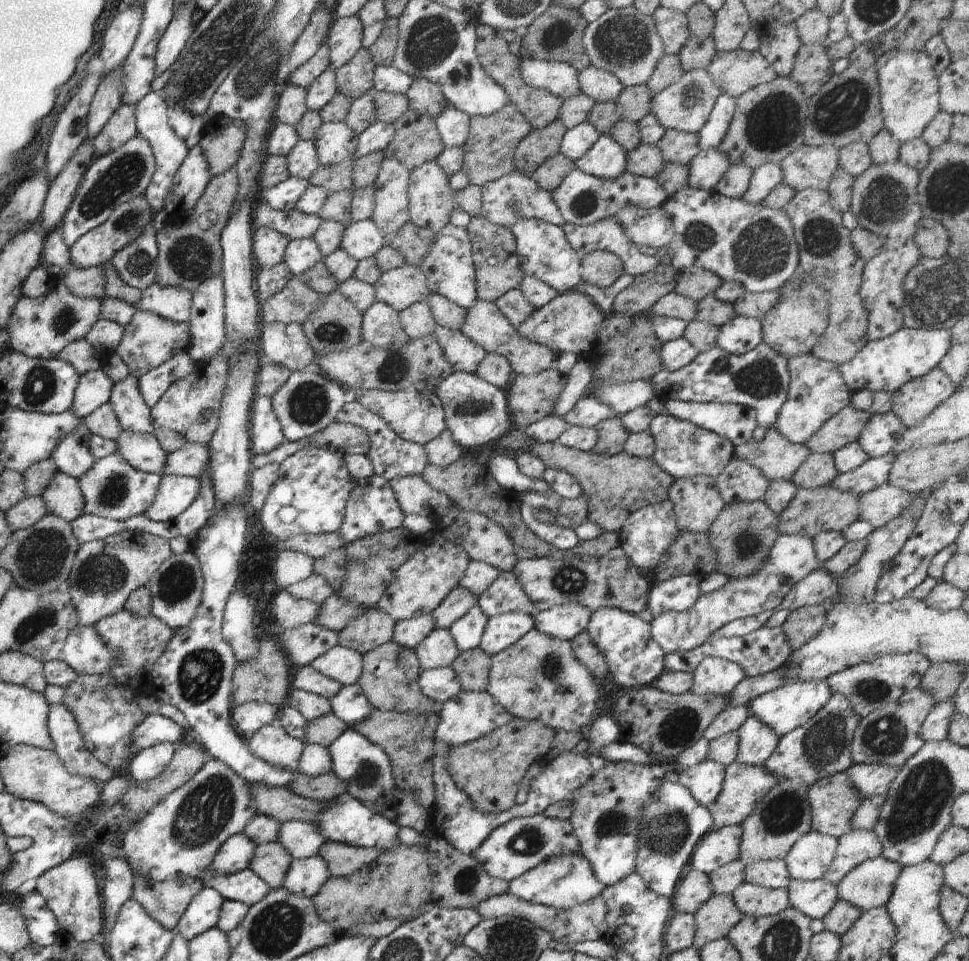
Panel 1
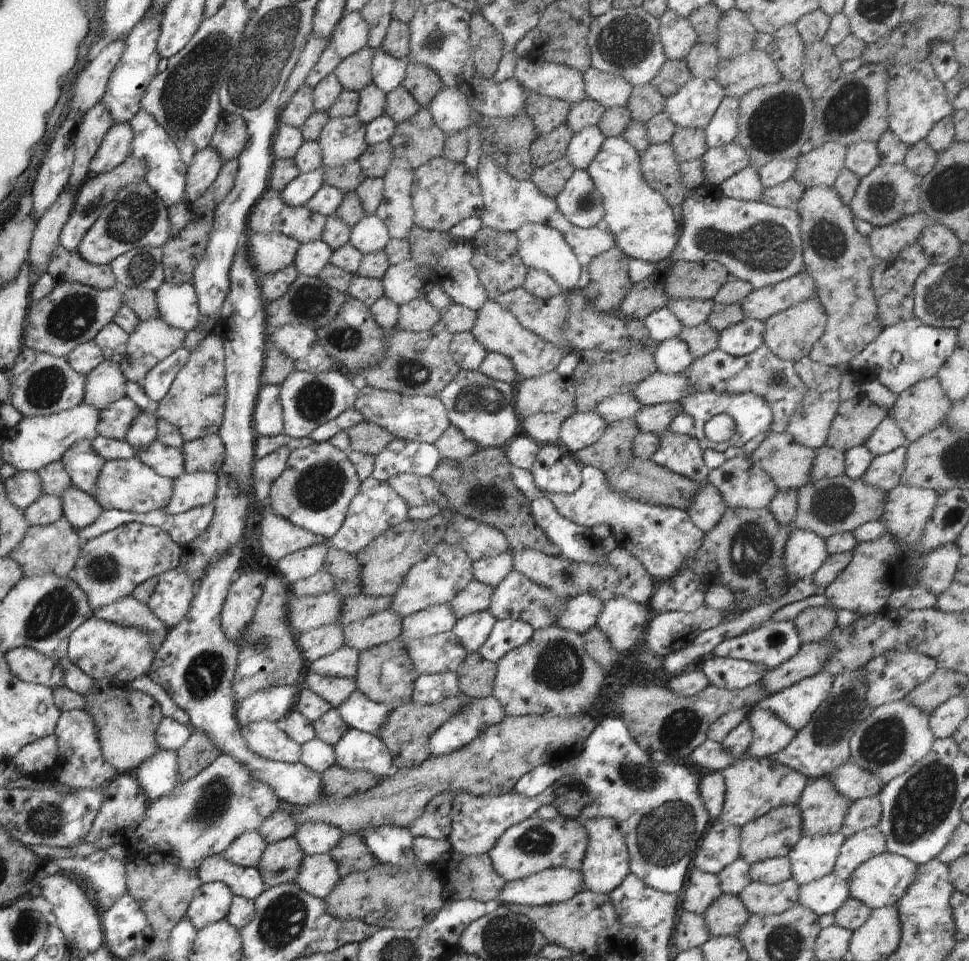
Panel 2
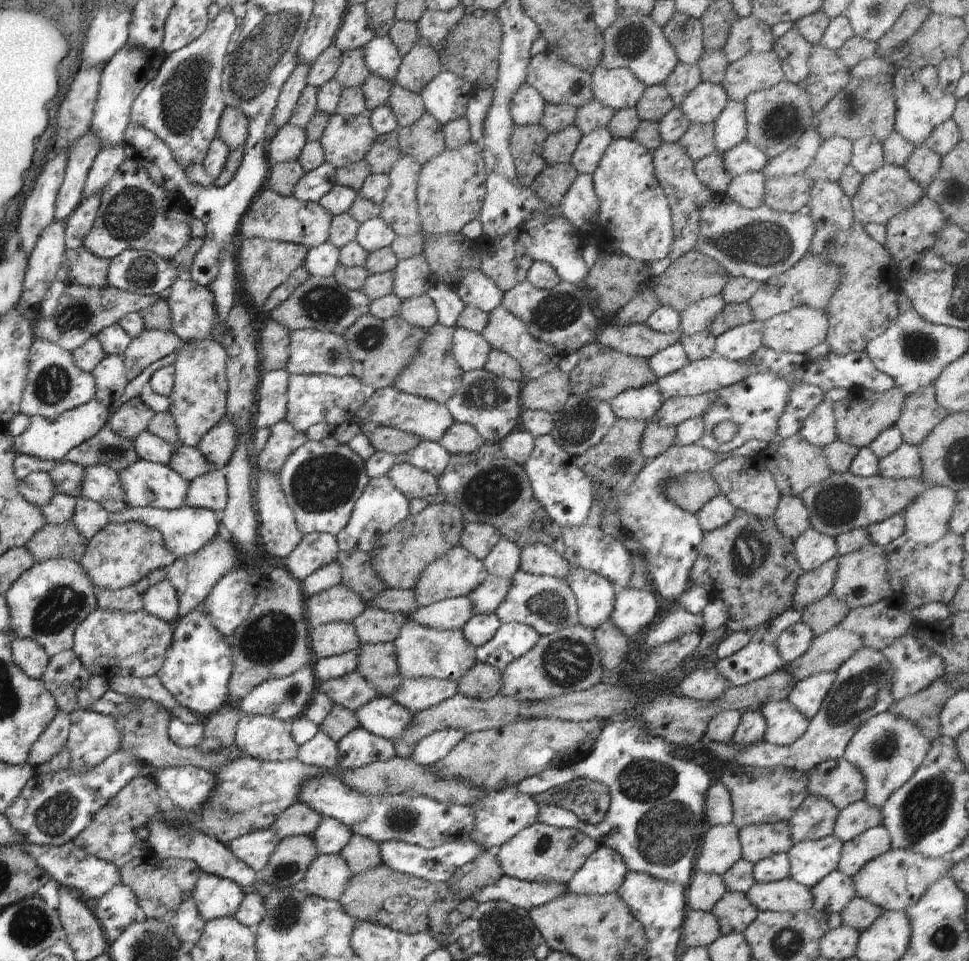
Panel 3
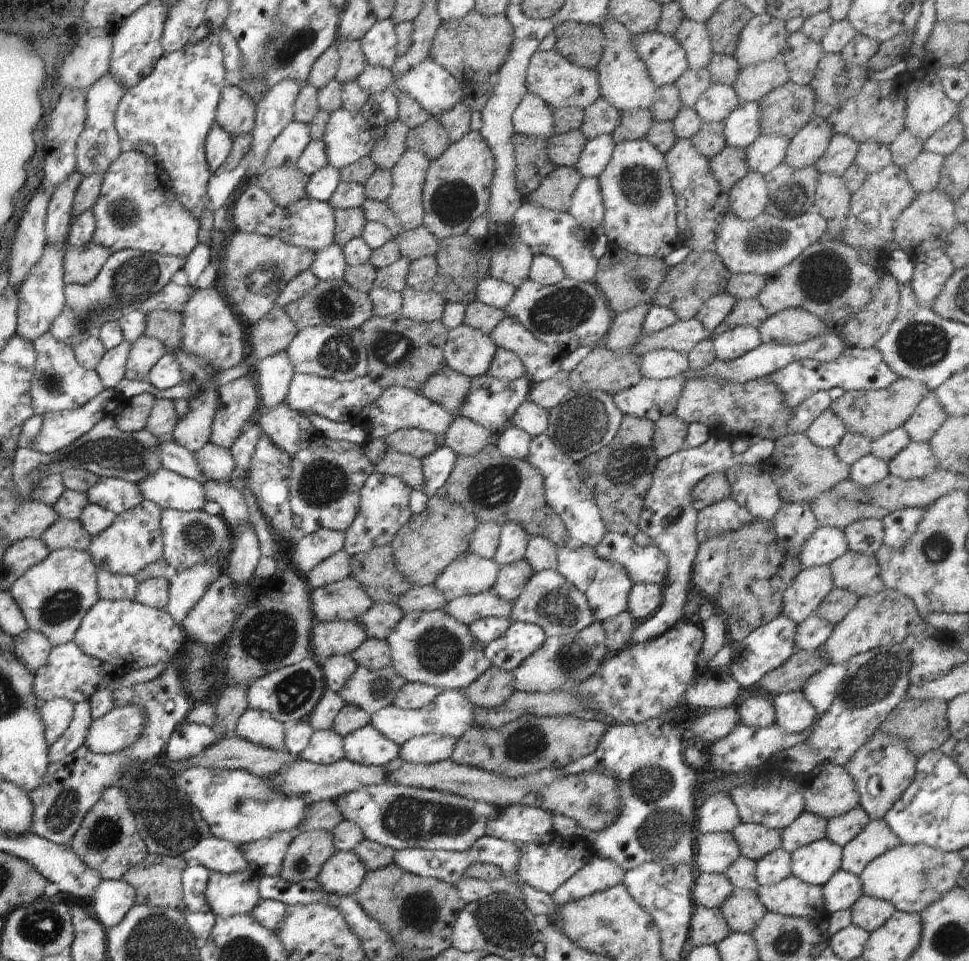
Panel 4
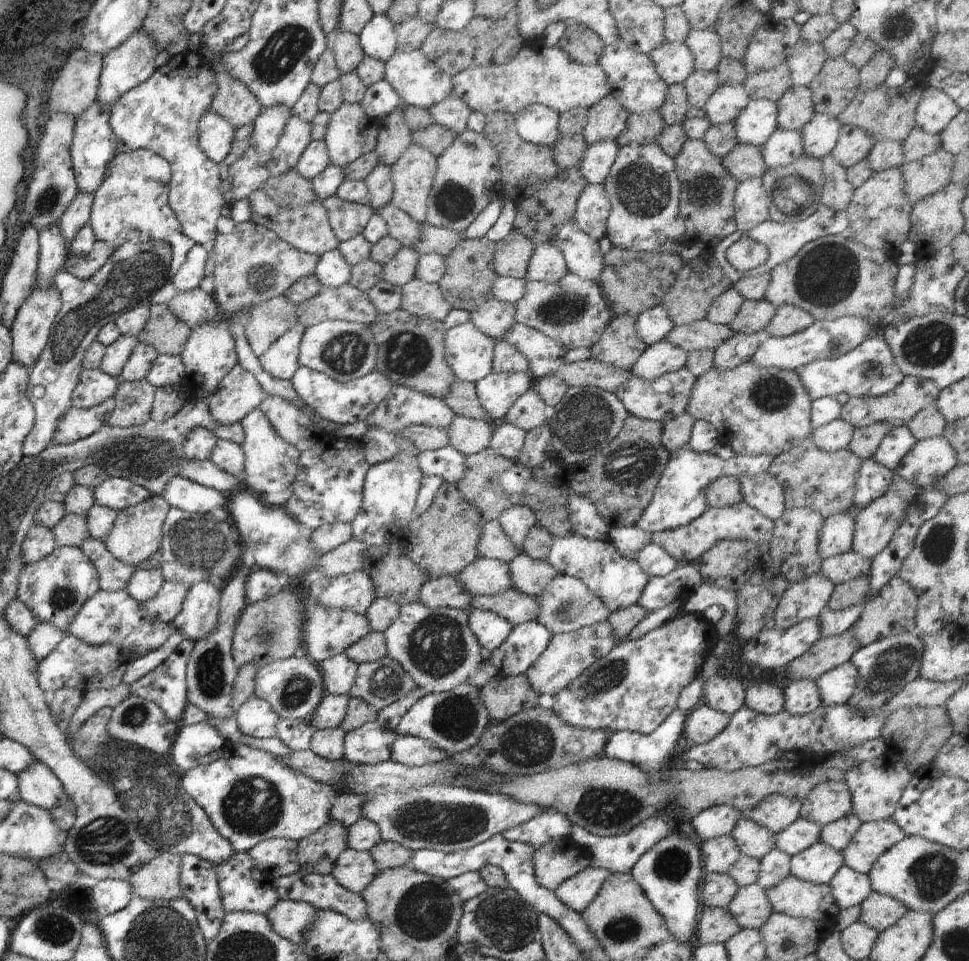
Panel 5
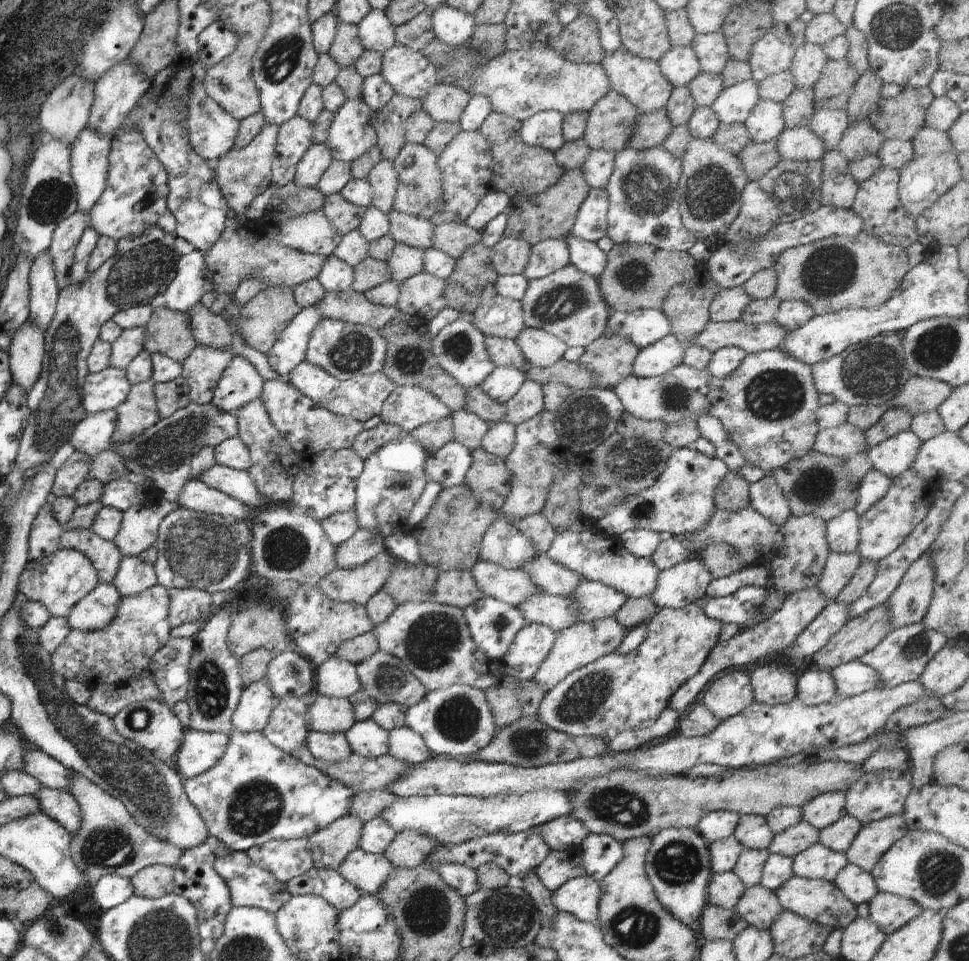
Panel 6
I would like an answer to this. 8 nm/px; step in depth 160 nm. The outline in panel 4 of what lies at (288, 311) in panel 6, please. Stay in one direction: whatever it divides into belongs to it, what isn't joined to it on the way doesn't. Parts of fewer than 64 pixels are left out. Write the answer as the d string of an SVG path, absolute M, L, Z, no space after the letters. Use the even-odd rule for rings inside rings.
M275 306L250 328L253 353L261 359L284 353L298 331L284 308Z

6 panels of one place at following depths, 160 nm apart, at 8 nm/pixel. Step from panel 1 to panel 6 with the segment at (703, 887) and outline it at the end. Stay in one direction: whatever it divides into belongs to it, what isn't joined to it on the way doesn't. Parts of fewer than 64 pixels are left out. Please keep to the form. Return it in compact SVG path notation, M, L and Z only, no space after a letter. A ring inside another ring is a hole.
M734 871L713 873L708 883L707 904L734 909L746 889Z

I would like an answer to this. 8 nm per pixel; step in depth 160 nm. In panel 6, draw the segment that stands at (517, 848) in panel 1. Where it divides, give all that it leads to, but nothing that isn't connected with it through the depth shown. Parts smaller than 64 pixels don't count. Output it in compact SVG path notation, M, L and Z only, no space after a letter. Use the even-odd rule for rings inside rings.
M551 850L548 856L537 866L534 874L550 891L554 892L568 880L587 874L581 856L576 850Z

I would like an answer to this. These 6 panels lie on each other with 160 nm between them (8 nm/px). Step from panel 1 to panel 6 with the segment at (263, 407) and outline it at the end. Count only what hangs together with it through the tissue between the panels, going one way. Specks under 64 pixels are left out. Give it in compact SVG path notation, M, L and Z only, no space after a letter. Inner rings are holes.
M317 306L308 307L301 309L287 324L267 354L269 365L274 372L288 376L297 364L305 360L310 335L322 318L324 317Z

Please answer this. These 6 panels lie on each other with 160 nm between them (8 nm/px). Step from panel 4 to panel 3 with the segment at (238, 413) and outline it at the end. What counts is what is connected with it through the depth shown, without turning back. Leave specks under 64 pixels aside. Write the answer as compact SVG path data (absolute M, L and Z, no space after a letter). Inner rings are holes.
M225 414L220 422L204 435L195 447L212 467L220 470L223 466L226 466L228 459L234 452L235 436L235 425L231 418Z

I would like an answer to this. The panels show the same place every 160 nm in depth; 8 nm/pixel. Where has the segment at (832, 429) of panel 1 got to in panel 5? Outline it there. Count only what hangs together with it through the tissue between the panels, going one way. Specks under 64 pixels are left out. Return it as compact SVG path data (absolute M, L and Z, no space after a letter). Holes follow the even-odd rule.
M905 376L904 380L888 394L875 397L850 397L846 404L841 406L839 418L853 427L867 427L874 423L885 422L891 427L901 427L922 409L932 406L937 401L941 389L932 380Z

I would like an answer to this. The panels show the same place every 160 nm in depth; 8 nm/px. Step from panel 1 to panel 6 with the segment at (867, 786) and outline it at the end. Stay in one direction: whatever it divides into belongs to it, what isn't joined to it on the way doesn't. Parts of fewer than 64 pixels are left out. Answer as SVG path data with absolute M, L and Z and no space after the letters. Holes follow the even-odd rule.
M825 792L809 800L802 808L802 818L819 831L846 815L843 792Z

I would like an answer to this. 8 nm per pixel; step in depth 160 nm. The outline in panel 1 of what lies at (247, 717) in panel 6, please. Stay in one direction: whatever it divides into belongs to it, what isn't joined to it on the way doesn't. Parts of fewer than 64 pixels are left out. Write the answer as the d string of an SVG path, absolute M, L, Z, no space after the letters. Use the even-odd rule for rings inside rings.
M264 725L246 741L248 750L264 762L297 772L305 743L290 736L282 727Z

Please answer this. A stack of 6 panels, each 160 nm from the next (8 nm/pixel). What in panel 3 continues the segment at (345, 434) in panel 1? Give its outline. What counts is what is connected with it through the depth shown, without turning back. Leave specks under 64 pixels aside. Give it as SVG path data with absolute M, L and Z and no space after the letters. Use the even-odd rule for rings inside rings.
M378 427L366 436L374 450L397 455L414 448L421 440L418 435L390 427Z

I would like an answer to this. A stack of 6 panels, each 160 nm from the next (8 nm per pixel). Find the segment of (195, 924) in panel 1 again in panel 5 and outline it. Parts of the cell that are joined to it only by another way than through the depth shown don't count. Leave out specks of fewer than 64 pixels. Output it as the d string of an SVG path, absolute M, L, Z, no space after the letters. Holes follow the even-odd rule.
M247 852L236 853L228 862L216 865L222 906L226 913L249 912L266 914L278 901L273 877L255 867Z

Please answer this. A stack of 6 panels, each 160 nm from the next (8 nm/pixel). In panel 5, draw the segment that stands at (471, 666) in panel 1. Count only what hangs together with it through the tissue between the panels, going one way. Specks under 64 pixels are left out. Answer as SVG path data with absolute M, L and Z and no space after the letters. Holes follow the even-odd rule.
M500 672L480 687L479 693L491 723L534 708L540 696L528 684L526 675L506 676Z

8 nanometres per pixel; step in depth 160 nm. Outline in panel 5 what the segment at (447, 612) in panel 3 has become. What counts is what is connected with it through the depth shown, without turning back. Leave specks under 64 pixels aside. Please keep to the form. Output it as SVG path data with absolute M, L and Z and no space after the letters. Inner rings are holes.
M516 589L492 596L474 595L464 612L468 615L472 608L495 612L513 625L534 621L539 616L539 601L535 596L528 596Z

